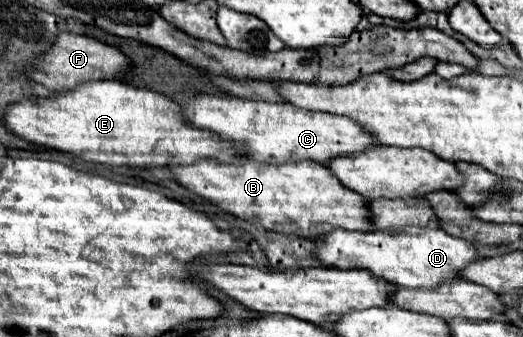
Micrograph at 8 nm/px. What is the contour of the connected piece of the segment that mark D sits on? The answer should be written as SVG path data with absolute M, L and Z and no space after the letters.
M401 227L393 231L333 231L317 239L317 259L327 267L367 269L397 287L435 289L443 281L453 281L473 261L481 259L477 249L459 237L451 237L443 229L433 227Z

